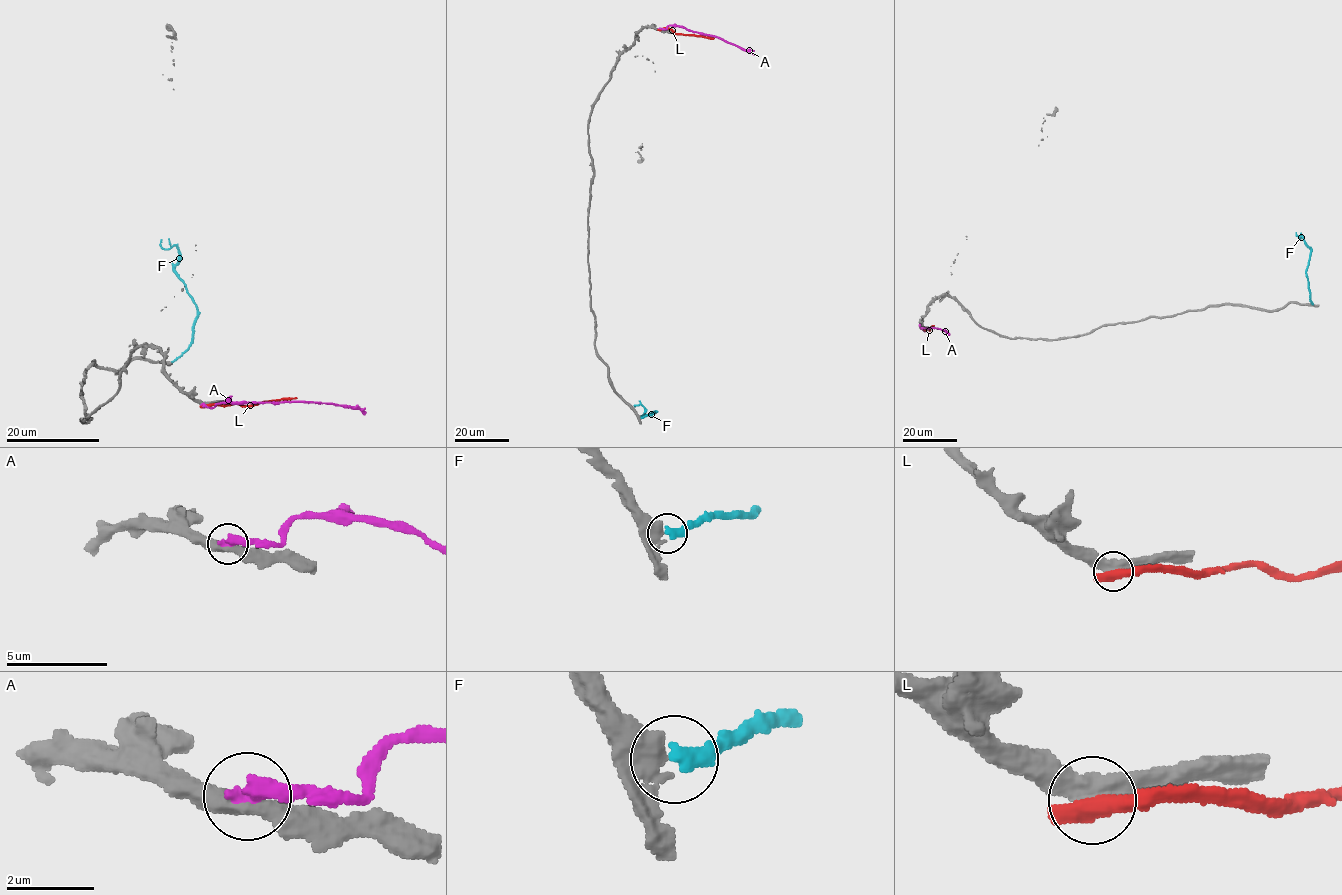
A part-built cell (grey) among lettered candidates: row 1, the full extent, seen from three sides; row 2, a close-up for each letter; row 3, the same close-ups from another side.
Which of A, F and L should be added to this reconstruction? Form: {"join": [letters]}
{"join": ["F"]}

